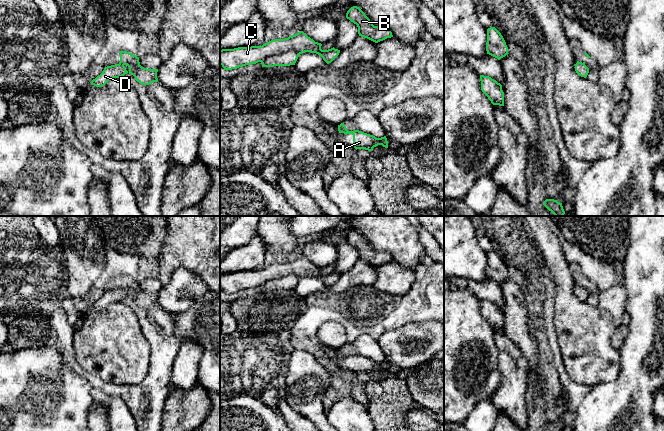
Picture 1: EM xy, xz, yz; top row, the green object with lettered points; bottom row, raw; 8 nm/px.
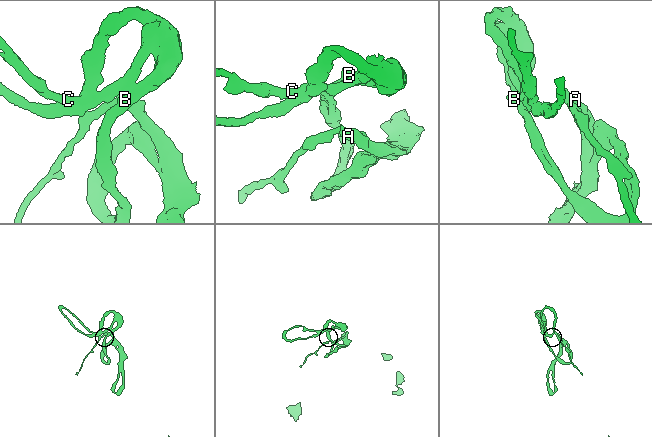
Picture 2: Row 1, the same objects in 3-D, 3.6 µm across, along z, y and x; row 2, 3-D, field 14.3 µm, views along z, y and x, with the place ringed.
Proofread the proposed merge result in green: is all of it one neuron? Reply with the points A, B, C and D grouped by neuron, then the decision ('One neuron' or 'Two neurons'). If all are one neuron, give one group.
Groups: A B C / D. Two neurons

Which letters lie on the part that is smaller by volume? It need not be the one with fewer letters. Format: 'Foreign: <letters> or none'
Foreign: D

